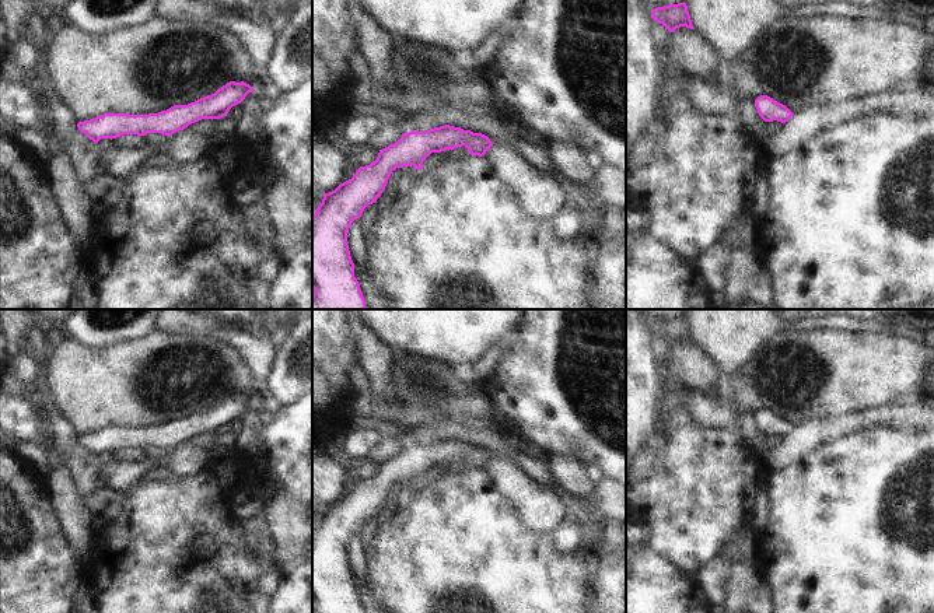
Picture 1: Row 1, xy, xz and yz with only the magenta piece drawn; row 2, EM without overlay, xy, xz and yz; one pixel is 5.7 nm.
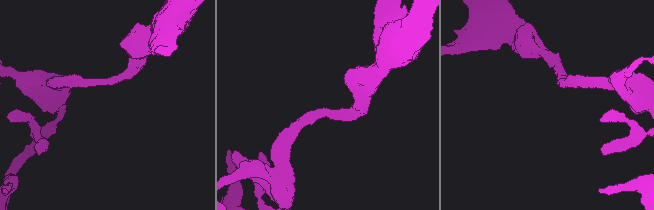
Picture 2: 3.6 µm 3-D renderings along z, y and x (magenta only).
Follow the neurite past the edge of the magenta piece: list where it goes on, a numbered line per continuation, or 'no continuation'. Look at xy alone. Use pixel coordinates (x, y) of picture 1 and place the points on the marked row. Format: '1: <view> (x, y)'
no continuation

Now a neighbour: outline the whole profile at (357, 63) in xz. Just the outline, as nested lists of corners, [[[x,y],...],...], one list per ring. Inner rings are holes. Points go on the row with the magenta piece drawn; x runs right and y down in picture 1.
[[[354,50],[351,59],[349,60],[349,66],[353,70],[353,77],[357,84],[364,84],[370,81],[371,74],[368,69],[368,63],[360,50]]]

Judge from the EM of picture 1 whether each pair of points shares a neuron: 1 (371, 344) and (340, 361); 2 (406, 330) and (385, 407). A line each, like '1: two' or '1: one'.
1: two
2: two

